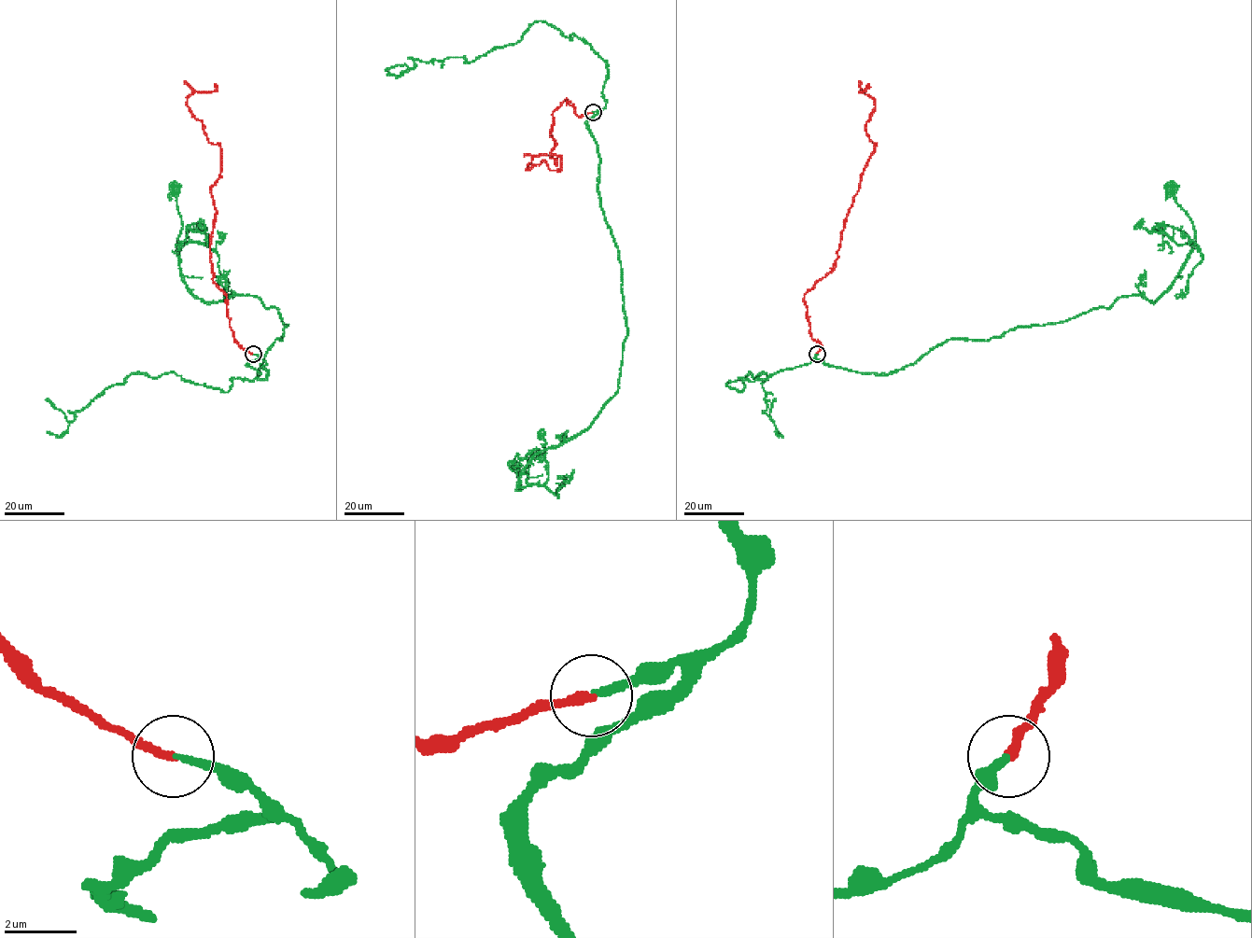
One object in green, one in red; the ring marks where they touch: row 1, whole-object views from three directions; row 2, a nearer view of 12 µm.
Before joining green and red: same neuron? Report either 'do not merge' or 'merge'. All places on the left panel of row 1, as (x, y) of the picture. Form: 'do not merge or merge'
merge

